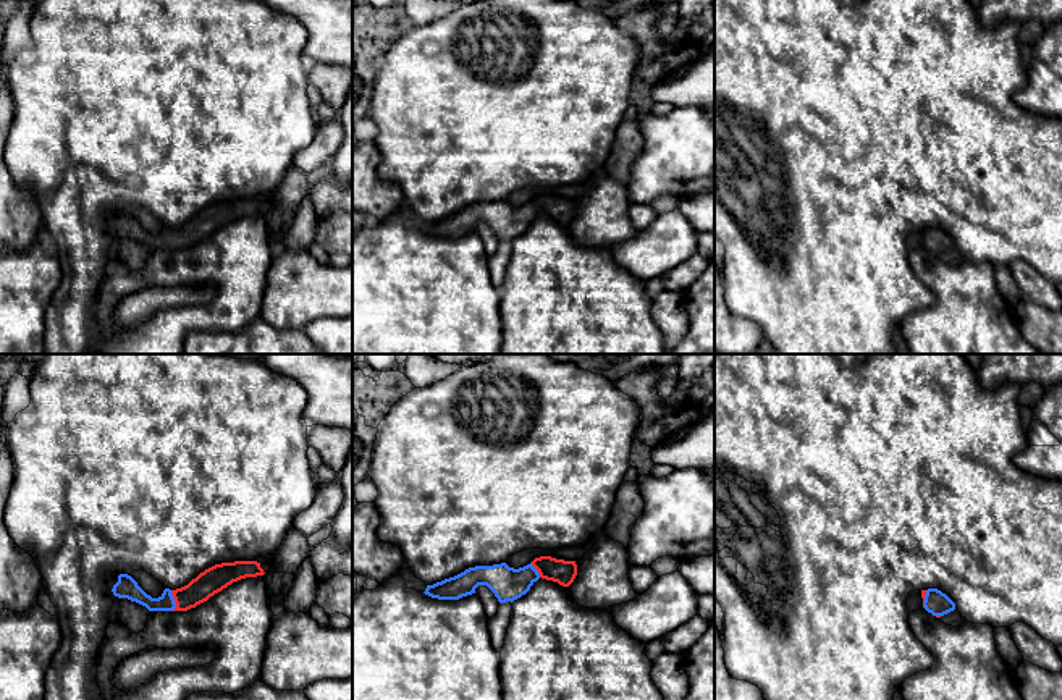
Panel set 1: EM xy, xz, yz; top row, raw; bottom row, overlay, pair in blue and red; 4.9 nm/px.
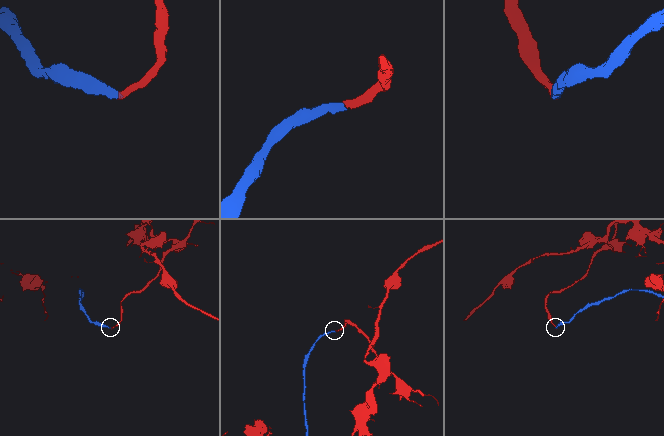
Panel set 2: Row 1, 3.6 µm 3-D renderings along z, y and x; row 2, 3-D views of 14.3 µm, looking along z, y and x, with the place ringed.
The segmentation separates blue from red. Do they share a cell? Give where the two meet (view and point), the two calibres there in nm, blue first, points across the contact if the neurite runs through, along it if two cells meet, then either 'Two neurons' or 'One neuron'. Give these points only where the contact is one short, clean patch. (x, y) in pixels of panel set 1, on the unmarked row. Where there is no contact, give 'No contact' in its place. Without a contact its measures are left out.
Touches blue at xy (173, 238). Thickness 110 nm (blue) against 130 nm. Path across: xy (126, 225), (149, 240), (173, 238), (194, 231), (217, 215). One neuron

